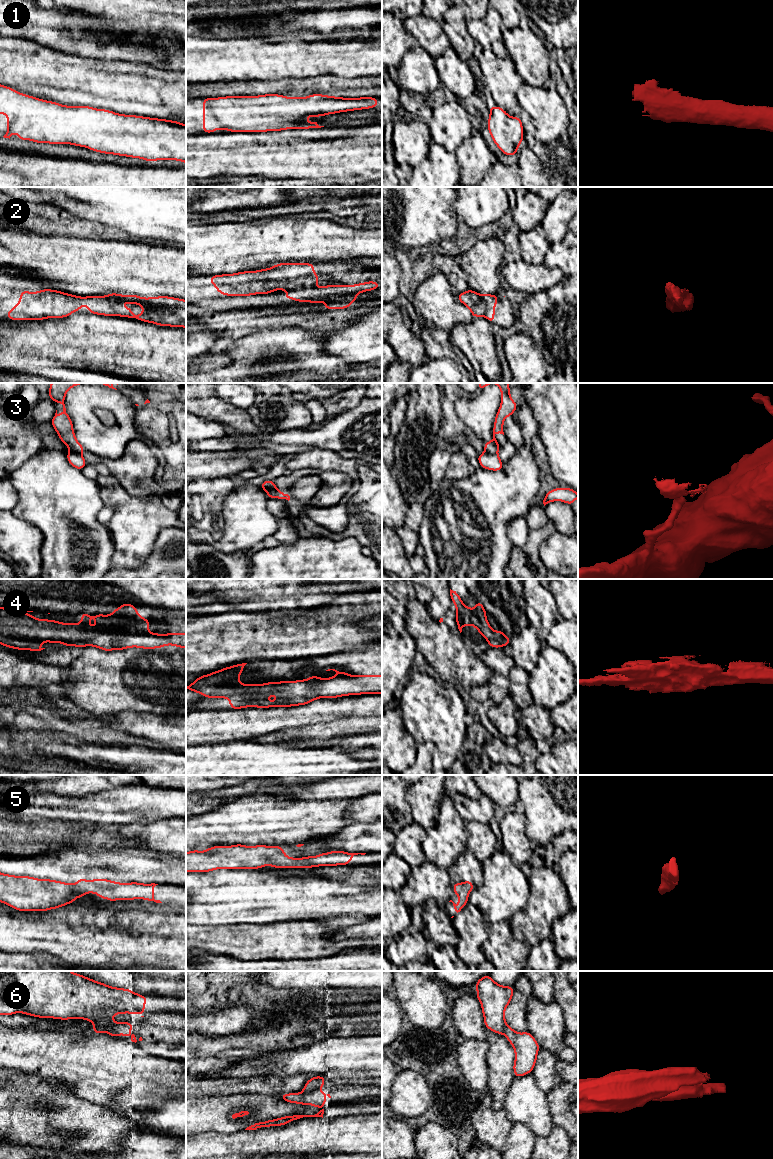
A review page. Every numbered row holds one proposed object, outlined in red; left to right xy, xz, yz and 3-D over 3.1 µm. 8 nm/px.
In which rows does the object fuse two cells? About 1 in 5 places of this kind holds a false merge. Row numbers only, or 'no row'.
3, 6

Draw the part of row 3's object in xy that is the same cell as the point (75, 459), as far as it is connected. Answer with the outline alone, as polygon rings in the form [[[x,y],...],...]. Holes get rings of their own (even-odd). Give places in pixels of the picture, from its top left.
[[[70,450],[67,453],[67,460],[74,468],[78,470],[82,470],[87,464],[87,462],[81,454]]]

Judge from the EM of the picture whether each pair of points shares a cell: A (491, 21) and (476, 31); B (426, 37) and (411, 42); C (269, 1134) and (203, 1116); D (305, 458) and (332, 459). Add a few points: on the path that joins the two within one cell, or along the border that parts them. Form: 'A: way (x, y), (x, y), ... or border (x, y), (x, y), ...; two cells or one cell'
A: way (489, 25), (484, 30), (480, 30); one cell
B: border (402, 21), (405, 29), (419, 44); two cells
C: border (244, 1129), (231, 1133), (221, 1133); two cells
D: way (312, 458), (325, 459); one cell

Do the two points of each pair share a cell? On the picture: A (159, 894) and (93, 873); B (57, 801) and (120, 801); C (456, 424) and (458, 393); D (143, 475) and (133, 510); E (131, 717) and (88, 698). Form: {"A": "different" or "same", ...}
{"A": "different", "B": "same", "C": "same", "D": "different", "E": "different"}

